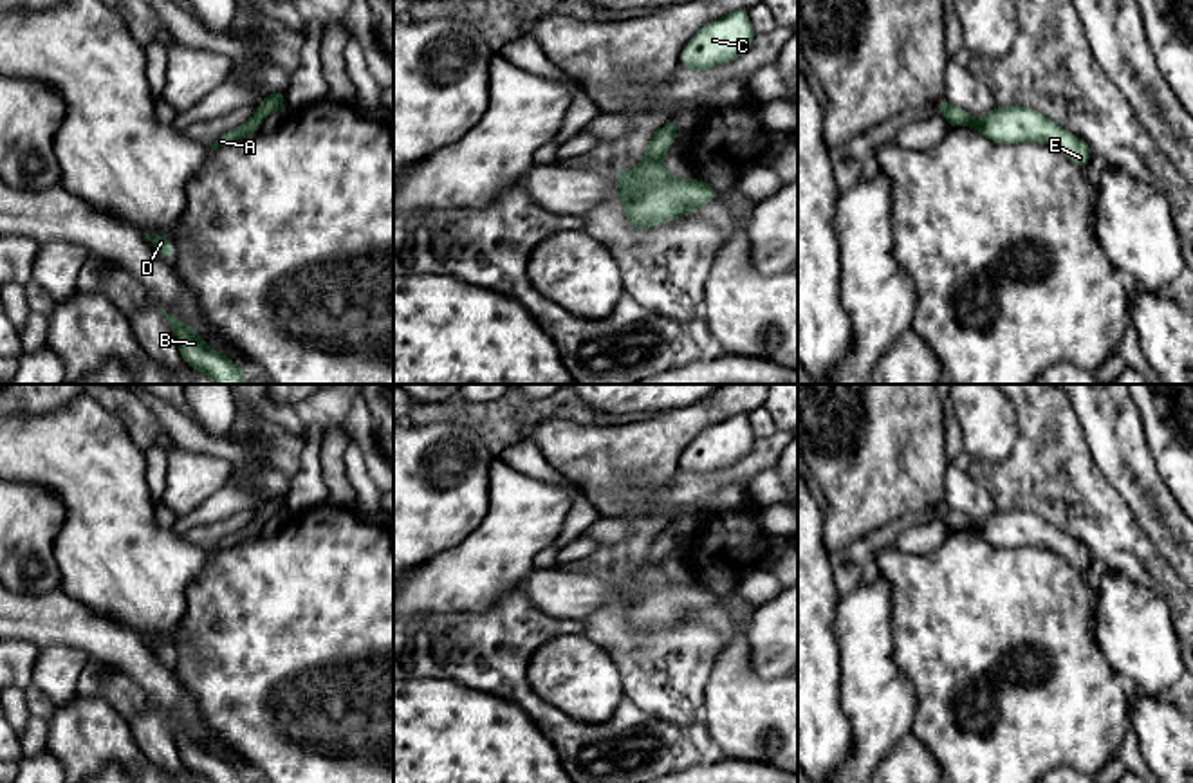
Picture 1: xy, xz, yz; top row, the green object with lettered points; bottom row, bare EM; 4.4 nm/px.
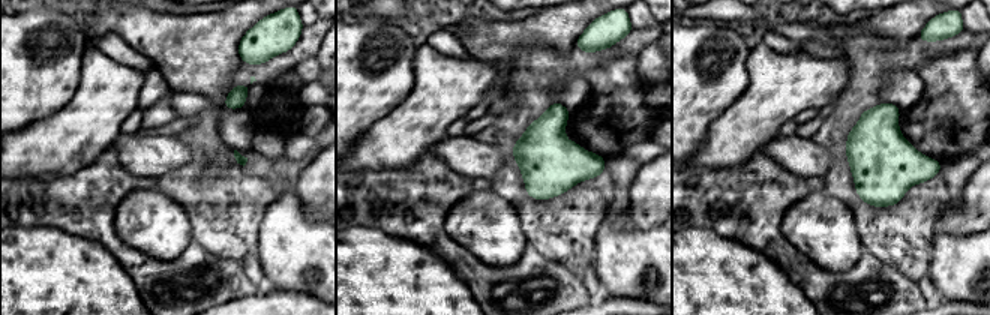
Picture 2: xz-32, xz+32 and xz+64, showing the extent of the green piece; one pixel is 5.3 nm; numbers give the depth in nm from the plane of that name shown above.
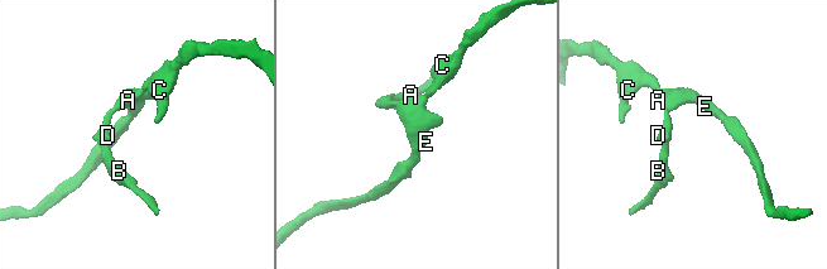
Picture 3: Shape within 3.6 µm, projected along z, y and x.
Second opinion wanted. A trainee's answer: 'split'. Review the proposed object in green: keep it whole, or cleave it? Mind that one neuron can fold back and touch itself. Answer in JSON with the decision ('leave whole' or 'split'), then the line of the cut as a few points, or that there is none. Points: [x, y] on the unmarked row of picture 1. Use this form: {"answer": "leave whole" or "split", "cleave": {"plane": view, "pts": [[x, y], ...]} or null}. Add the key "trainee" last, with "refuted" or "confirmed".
{"answer": "leave whole", "cleave": null, "trainee": "refuted"}

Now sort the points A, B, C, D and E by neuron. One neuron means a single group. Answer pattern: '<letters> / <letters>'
A B C D E

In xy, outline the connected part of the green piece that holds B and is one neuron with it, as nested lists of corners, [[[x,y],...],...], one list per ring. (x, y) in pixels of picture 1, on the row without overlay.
[[[159,707],[155,709],[164,716],[173,738],[177,740],[179,754],[186,769],[211,783],[249,783],[238,769],[209,752],[197,734],[180,725],[175,718],[168,718]]]

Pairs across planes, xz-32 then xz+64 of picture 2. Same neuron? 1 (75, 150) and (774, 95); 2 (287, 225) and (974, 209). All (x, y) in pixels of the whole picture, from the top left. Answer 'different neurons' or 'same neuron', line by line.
1: same neuron
2: different neurons

